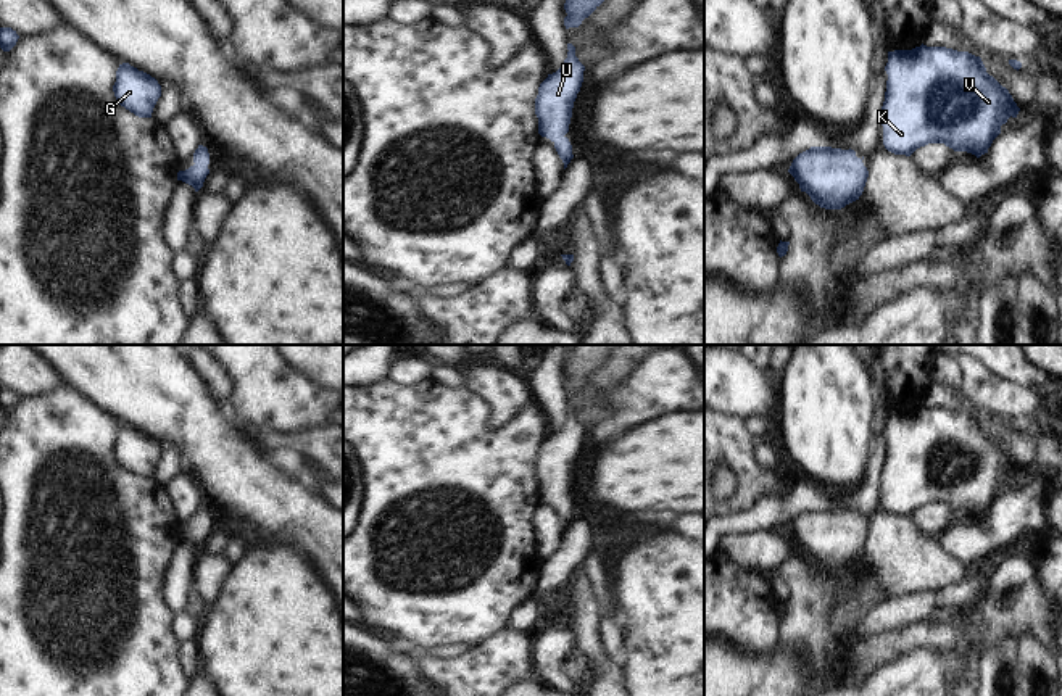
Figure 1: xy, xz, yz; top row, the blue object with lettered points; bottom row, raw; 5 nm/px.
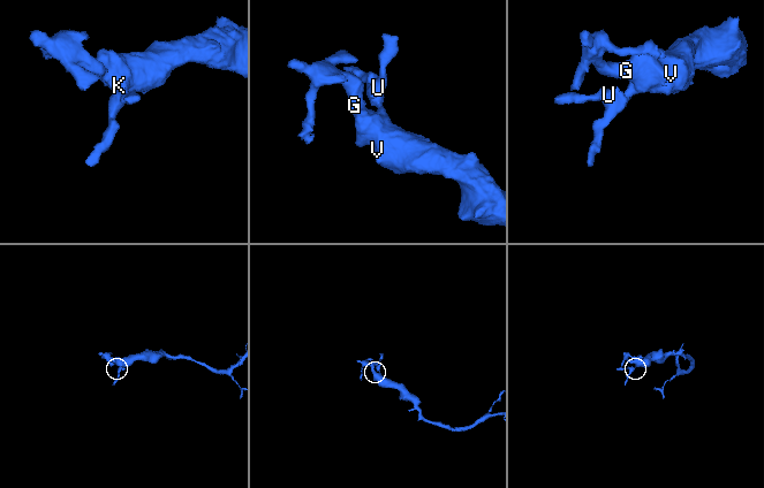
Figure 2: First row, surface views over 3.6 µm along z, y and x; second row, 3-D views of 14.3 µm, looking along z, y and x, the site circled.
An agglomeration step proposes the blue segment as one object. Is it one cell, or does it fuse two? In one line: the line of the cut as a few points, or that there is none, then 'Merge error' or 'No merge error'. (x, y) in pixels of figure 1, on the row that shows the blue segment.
No split. No merge error

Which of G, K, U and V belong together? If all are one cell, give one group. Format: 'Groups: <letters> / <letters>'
Groups: G K U V

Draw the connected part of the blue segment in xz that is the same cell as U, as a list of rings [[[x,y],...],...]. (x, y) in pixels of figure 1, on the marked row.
[[[567,44],[567,50],[562,66],[556,72],[548,74],[540,84],[535,98],[538,134],[554,143],[564,169],[574,158],[572,145],[566,134],[569,132],[574,102],[580,92],[585,71],[585,66],[575,56],[575,47]]]

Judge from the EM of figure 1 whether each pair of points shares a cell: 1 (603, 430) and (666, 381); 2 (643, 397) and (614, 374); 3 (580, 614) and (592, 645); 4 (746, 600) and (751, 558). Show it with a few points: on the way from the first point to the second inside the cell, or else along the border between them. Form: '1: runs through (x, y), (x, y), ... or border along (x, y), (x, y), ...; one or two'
1: runs through (619, 418), (640, 397), (650, 392); one
2: border along (640, 361), (626, 379), (605, 393), (606, 414); two
3: runs through (585, 622), (589, 637); one
4: border along (721, 550), (740, 566), (764, 574); two

